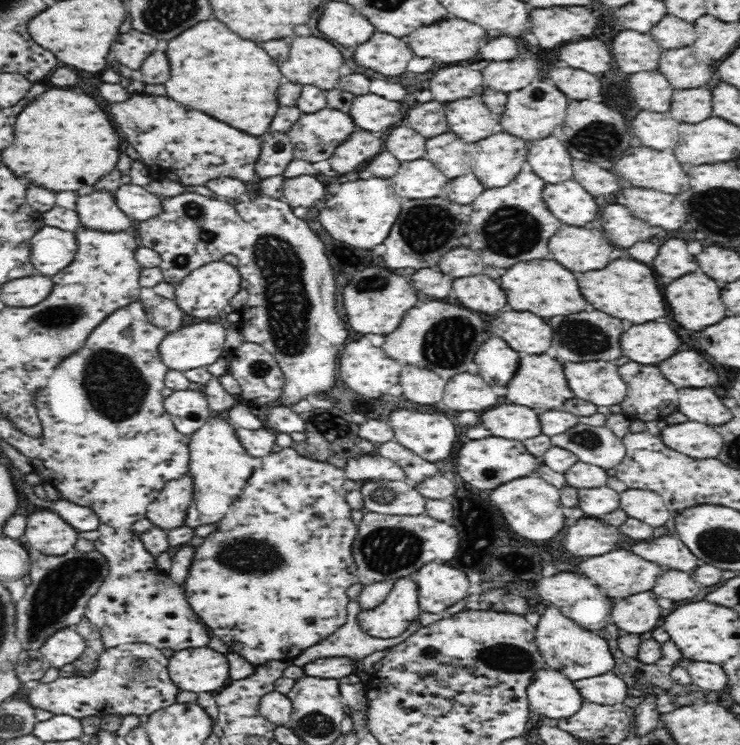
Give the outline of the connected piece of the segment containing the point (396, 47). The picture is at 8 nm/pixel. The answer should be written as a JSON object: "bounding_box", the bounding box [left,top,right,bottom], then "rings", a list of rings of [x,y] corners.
{"bounding_box":[352,30,414,76],"rings":[[[376,30],[372,38],[356,46],[352,57],[358,66],[384,76],[400,76],[406,72],[406,64],[414,56],[402,40],[404,38]]]}

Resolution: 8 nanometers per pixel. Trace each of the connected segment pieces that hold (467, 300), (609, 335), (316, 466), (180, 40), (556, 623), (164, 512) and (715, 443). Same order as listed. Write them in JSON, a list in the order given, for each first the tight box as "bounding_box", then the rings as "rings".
[{"bounding_box":[452,274,506,314],"rings":[[[484,274],[472,278],[456,278],[452,290],[454,290],[454,298],[462,306],[484,314],[494,314],[506,304],[506,296],[500,284]]]},{"bounding_box":[546,310,624,363],"rings":[[[600,310],[578,312],[562,318],[548,318],[546,322],[550,322],[550,328],[554,330],[554,340],[546,354],[550,354],[550,358],[558,358],[561,363],[614,361],[623,355],[618,342],[620,334],[624,332],[624,322],[608,314],[602,314]]]},{"bounding_box":[184,448,359,667],"rings":[[[292,448],[275,449],[271,455],[257,459],[256,463],[257,470],[252,474],[250,486],[244,488],[242,496],[236,502],[236,508],[228,510],[224,520],[220,521],[220,524],[217,523],[217,530],[205,536],[201,544],[195,548],[184,584],[186,601],[197,616],[228,646],[228,650],[236,652],[254,667],[272,661],[292,662],[302,651],[334,634],[348,622],[347,604],[351,599],[348,598],[346,590],[359,582],[357,566],[352,557],[352,542],[358,527],[352,521],[353,509],[347,504],[347,492],[343,486],[346,480],[345,471],[328,462],[315,462],[304,458]]]},{"bounding_box":[164,20,283,136],"rings":[[[206,20],[168,41],[165,53],[170,63],[170,78],[164,84],[167,97],[248,134],[261,136],[268,131],[279,107],[277,93],[283,76],[279,62],[256,42],[240,38],[220,20]]]},{"bounding_box":[535,606,615,681],"rings":[[[556,606],[546,608],[546,612],[540,616],[535,632],[535,642],[546,661],[546,666],[560,671],[571,681],[610,673],[614,668],[615,660],[606,639],[595,631],[578,626],[576,622],[563,615]]]},{"bounding_box":[145,475,194,531],"rings":[[[189,475],[166,482],[158,497],[148,506],[145,518],[165,531],[185,525],[185,518],[193,502],[194,485]]]},{"bounding_box":[659,420,723,460],"rings":[[[693,420],[667,425],[659,438],[667,448],[695,460],[716,459],[723,448],[723,437],[712,426]]]}]

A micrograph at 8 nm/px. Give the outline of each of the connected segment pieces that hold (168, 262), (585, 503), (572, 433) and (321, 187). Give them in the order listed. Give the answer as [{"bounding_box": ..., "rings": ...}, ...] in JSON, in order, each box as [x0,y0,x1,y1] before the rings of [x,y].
[{"bounding_box":[133,191,246,285],"rings":[[[188,191],[175,196],[158,195],[158,199],[162,212],[135,222],[133,230],[141,246],[151,248],[160,255],[158,267],[164,281],[174,285],[192,270],[221,261],[226,254],[235,254],[243,244],[246,222],[225,199]]]},{"bounding_box":[578,486,619,518],"rings":[[[606,486],[578,488],[578,505],[585,517],[601,518],[619,509],[619,494]]]},{"bounding_box":[550,423,626,470],"rings":[[[578,423],[572,428],[568,428],[563,434],[556,434],[550,437],[552,446],[558,446],[564,448],[569,452],[572,452],[578,461],[600,466],[604,470],[614,469],[626,455],[626,448],[616,434],[613,434],[606,426],[590,426],[584,423]]]},{"bounding_box":[283,174,332,209],"rings":[[[302,174],[302,176],[295,176],[294,178],[285,178],[283,182],[285,201],[292,208],[303,206],[308,209],[314,202],[318,202],[318,200],[322,200],[326,196],[326,186],[332,188],[332,185],[324,184],[314,175]]]}]

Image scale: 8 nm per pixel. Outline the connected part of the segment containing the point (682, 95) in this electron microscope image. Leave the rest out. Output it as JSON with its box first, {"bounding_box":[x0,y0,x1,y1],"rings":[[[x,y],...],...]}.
{"bounding_box":[670,86,712,124],"rings":[[[705,86],[690,88],[690,90],[680,89],[672,94],[670,114],[678,122],[690,122],[690,124],[702,122],[710,118],[712,110],[712,93]]]}

